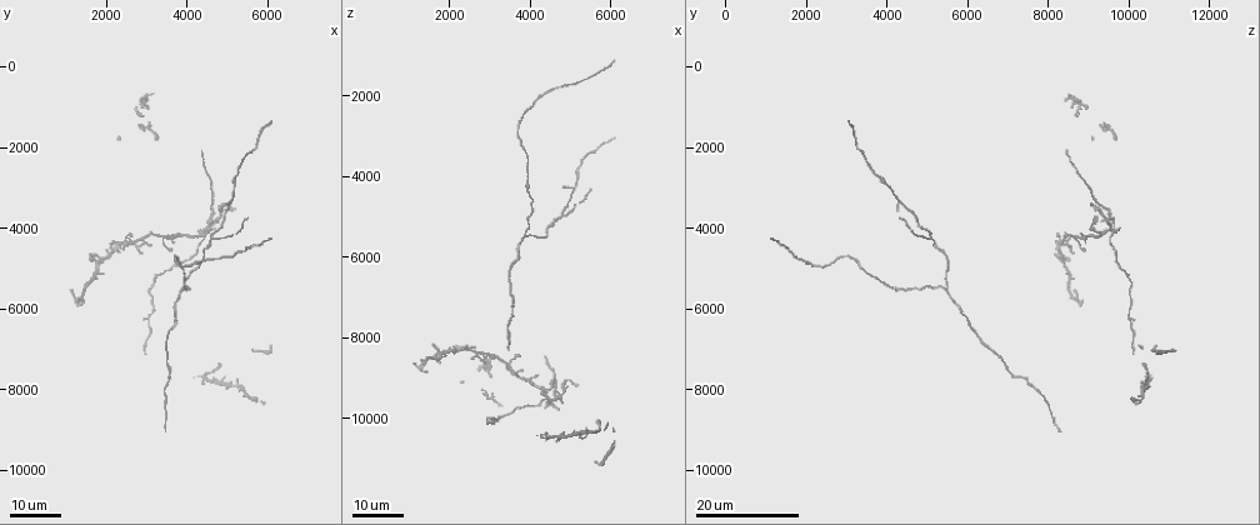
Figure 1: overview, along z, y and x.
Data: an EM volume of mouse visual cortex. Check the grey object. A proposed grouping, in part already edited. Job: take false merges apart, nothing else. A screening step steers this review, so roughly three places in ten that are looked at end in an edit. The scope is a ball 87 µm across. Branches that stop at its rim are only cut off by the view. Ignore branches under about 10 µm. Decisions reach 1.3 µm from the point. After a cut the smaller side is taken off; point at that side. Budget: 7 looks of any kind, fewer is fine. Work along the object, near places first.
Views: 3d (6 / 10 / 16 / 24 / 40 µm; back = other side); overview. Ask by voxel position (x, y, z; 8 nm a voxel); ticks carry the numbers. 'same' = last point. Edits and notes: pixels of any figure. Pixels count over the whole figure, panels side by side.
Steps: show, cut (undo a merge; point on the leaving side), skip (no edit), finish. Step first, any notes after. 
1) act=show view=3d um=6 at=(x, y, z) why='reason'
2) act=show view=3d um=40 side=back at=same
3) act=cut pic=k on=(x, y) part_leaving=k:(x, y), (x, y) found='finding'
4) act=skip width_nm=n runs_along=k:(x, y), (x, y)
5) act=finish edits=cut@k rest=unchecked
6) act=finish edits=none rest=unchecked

act=show view=3d um=24 at=(4700, 4150, 5050)

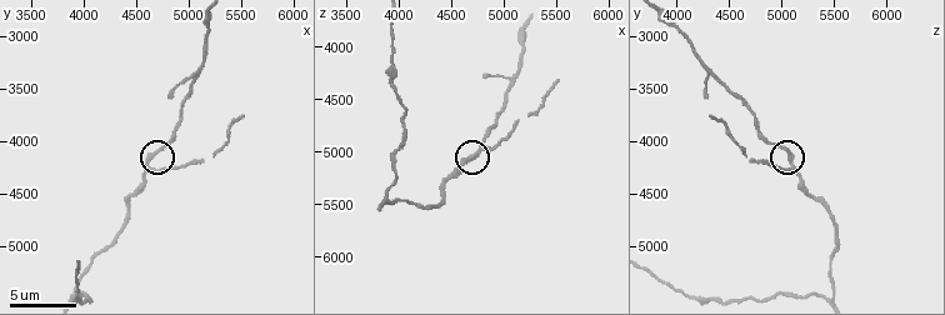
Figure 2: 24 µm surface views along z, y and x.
act=show view=3d um=10 at=(4660, 4140, 5060)

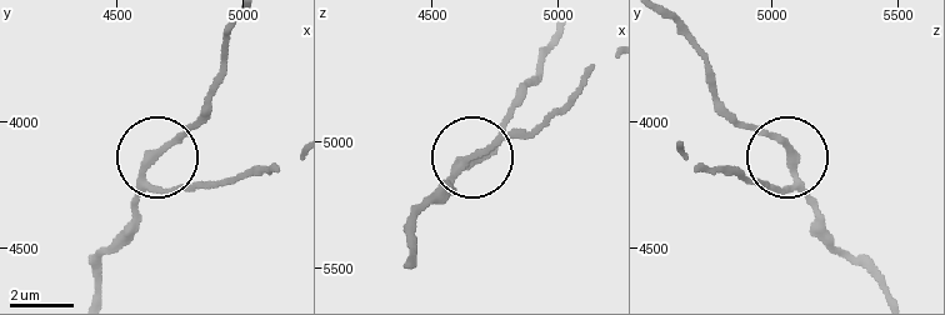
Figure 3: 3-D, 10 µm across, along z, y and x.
act=skip found='one neuron here'

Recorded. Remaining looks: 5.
act=show view=3d um=24 at=(3850, 5450, 5500) why='side arm on a straight run'

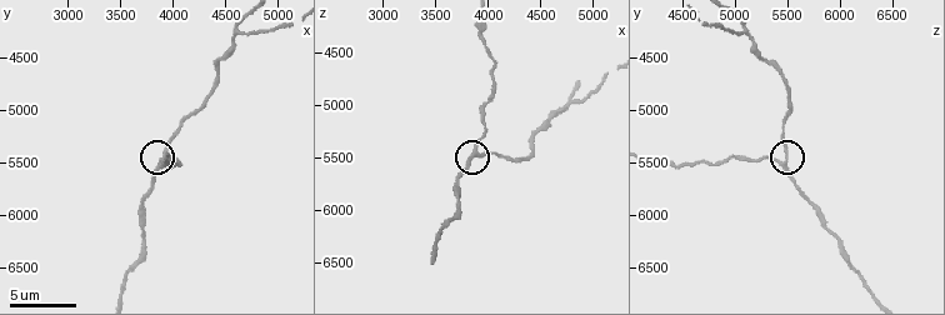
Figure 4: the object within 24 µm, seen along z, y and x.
act=show view=3d um=6 at=(3880, 5480, 5440)

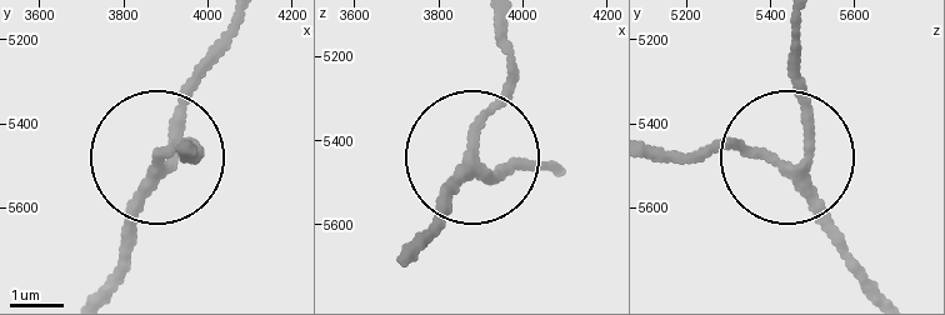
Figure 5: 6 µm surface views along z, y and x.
act=skip arms=3 runs_along=5:(879, 285), (794, 169), (813, 138), (799, 35) found='continuous, no second neuron'

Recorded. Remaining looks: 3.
act=show view=3d um=24 at=(3350, 5200, 9900) why='side arm on a straight run'

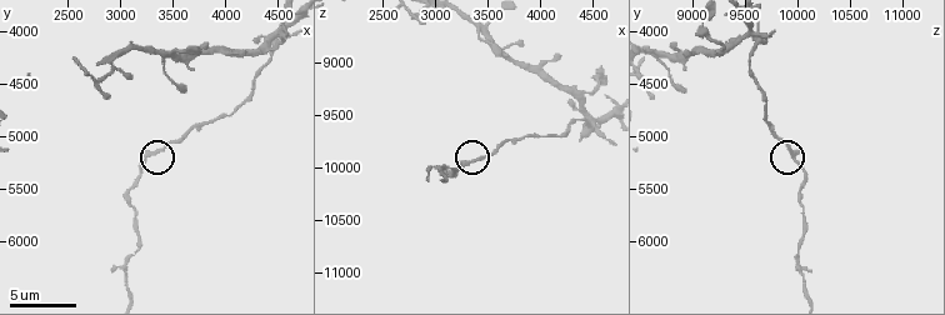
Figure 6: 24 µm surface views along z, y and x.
act=show view=3d um=6 at=(3300, 5140, 9960)

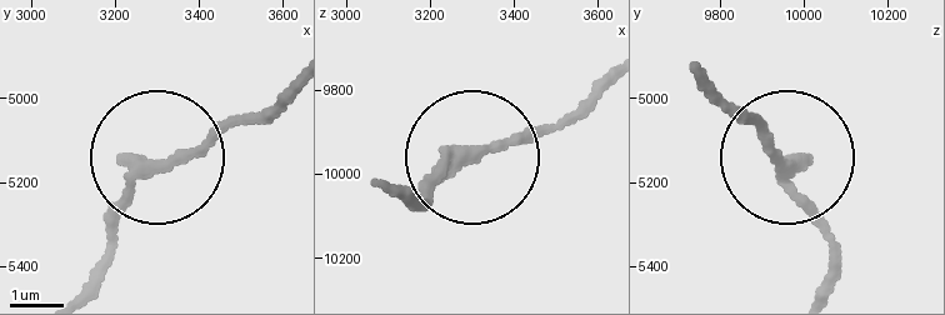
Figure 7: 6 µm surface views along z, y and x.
act=show view=3d um=6 side=back at=(3330, 5160, 9950) why='from behind'

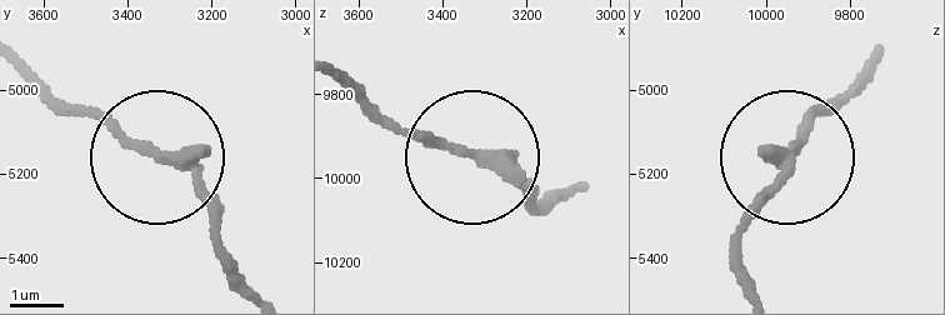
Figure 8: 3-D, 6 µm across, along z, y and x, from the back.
act=skip runs_along=8:(251, 285), (193, 178), (63, 101) found='one neuron here'

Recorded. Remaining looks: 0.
act=finish edits=none rest=unchecked

